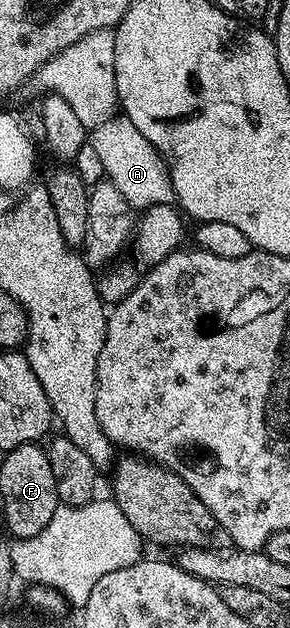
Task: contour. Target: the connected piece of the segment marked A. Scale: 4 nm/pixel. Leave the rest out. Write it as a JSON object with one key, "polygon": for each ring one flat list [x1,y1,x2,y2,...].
{"polygon":[[115,114,107,122,92,129,91,143,95,154,99,154,103,162,105,179,110,180,115,190,123,194,123,198,127,198,134,210,174,203,173,187,165,159,155,146,151,146,151,142,147,142,147,138,143,138,143,134,139,134,135,122,128,120,124,114]]}

